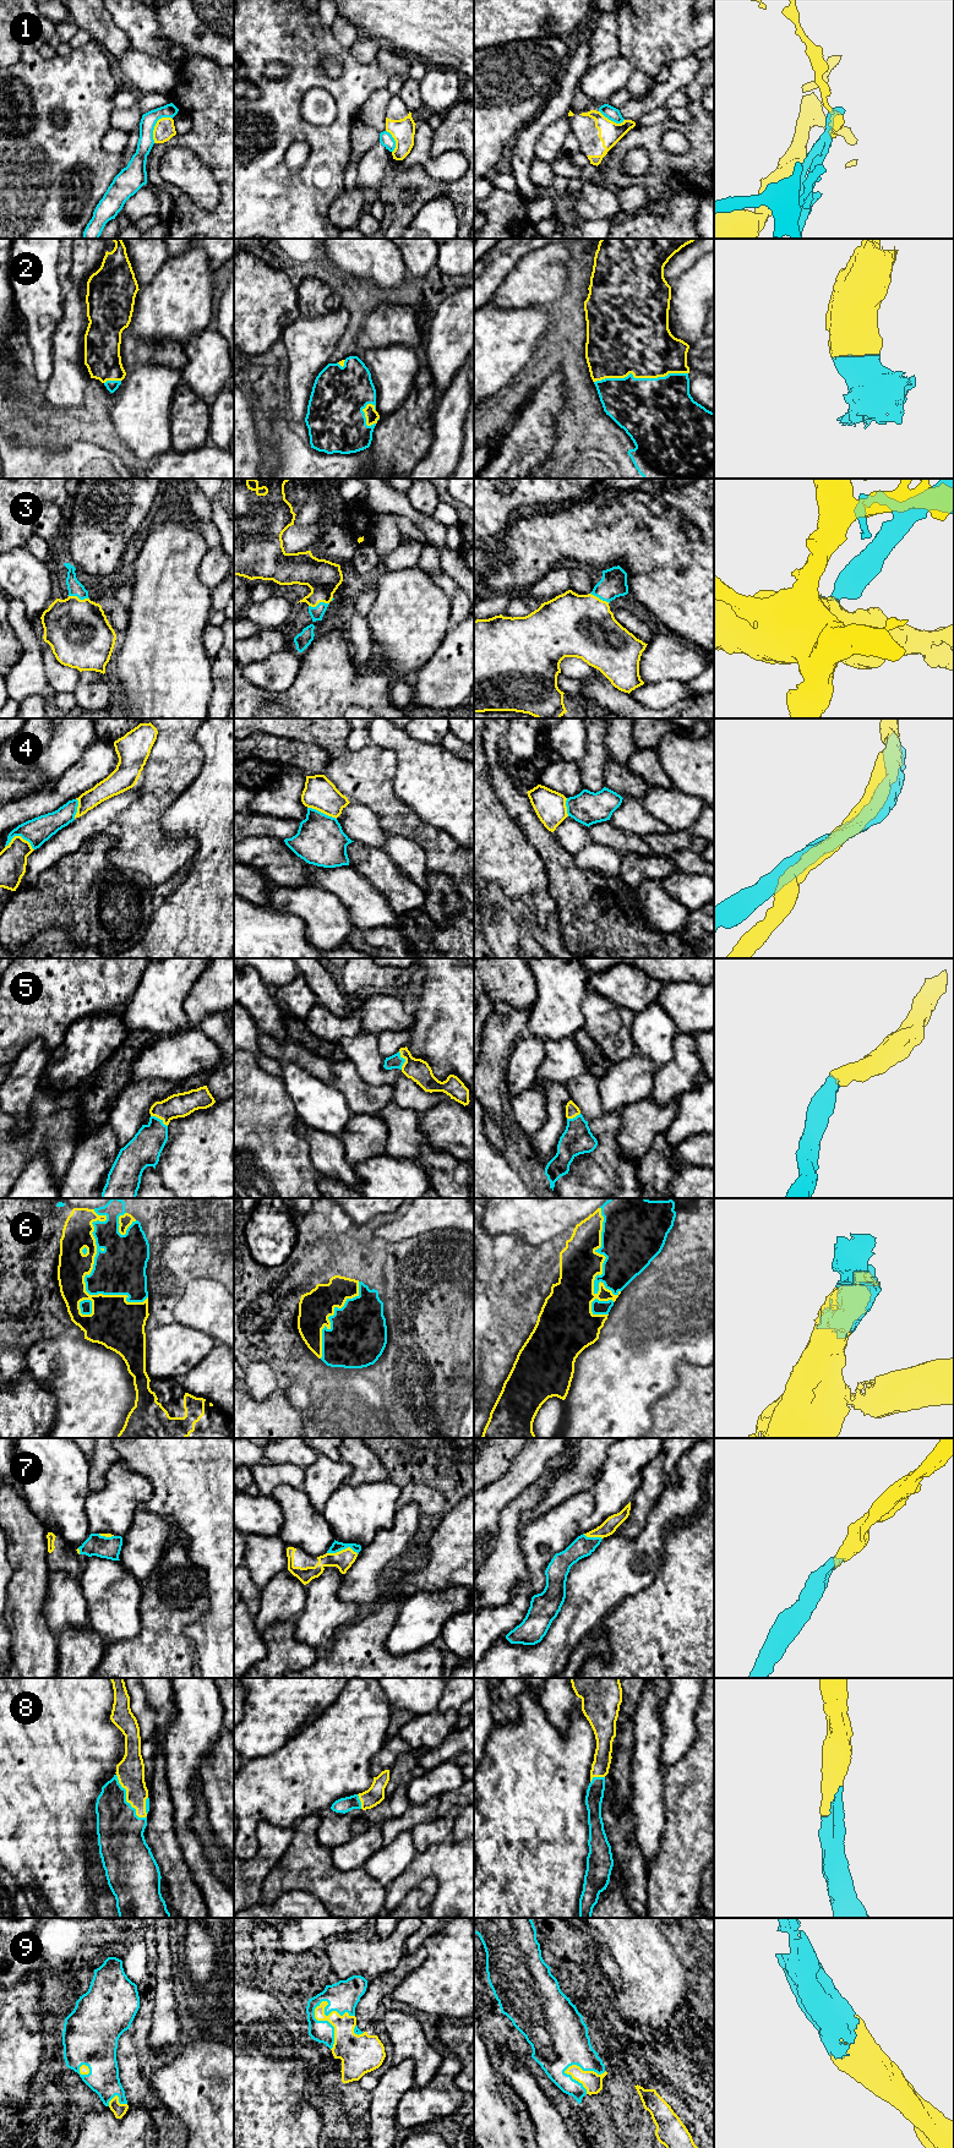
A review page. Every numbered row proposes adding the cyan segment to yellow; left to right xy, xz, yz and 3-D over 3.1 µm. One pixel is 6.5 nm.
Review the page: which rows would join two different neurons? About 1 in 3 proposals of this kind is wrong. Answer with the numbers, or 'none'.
1, 4

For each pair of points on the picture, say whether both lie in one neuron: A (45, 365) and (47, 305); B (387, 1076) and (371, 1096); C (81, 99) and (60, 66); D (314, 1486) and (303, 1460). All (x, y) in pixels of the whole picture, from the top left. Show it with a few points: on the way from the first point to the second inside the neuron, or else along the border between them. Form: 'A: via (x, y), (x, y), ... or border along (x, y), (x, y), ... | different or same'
A: via (44, 350), (44, 329), (47, 326), (43, 320) | same
B: border along (356, 1069), (358, 1074), (372, 1086), (391, 1085) | different
C: via (78, 92), (64, 75) | same
D: border along (319, 1454), (304, 1469) | different

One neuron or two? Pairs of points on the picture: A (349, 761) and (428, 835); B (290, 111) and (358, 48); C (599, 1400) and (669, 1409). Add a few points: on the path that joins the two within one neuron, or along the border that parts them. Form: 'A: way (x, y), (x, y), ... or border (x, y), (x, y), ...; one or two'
A: way (366, 781), (408, 823); one
B: border (349, 48), (360, 61), (371, 63), (376, 59); two
C: border (672, 1388), (650, 1406), (650, 1425); two

